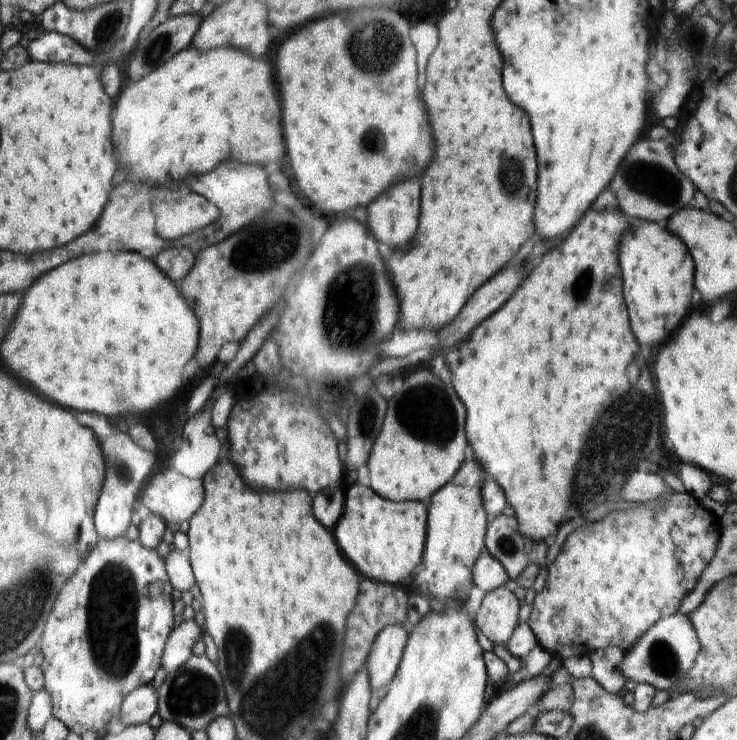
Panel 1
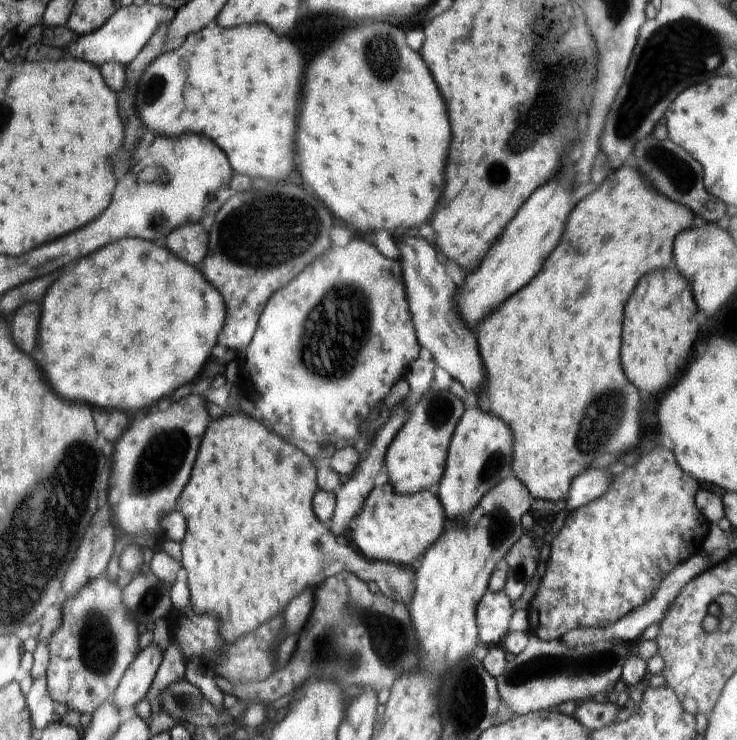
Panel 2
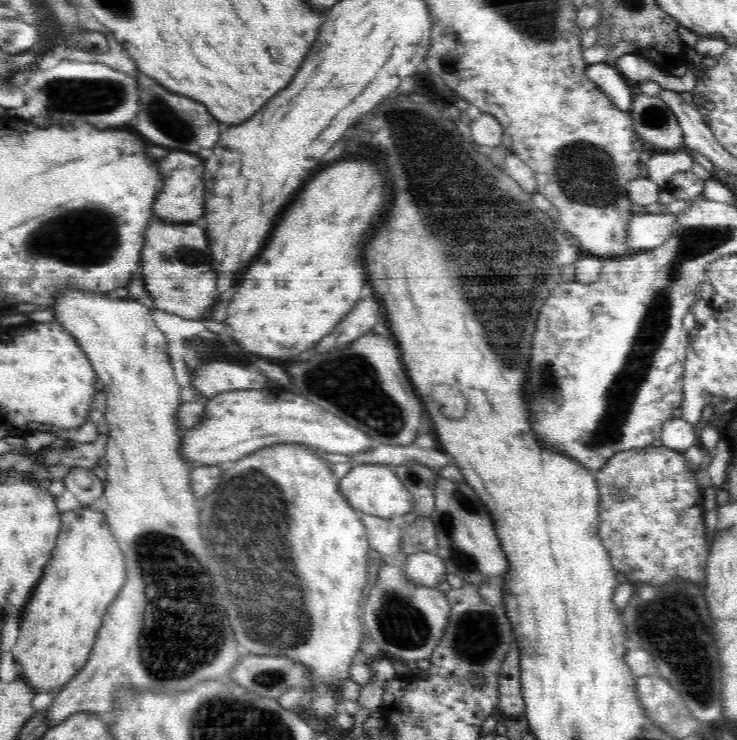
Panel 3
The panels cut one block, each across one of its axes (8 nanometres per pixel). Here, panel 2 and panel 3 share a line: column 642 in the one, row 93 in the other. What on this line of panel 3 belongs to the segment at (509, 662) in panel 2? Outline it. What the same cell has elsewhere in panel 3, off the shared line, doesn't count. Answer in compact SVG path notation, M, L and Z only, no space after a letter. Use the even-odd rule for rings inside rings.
M636 90L631 103L628 111L633 127L647 151L667 150L671 153L685 146L677 116L661 96L647 96Z

